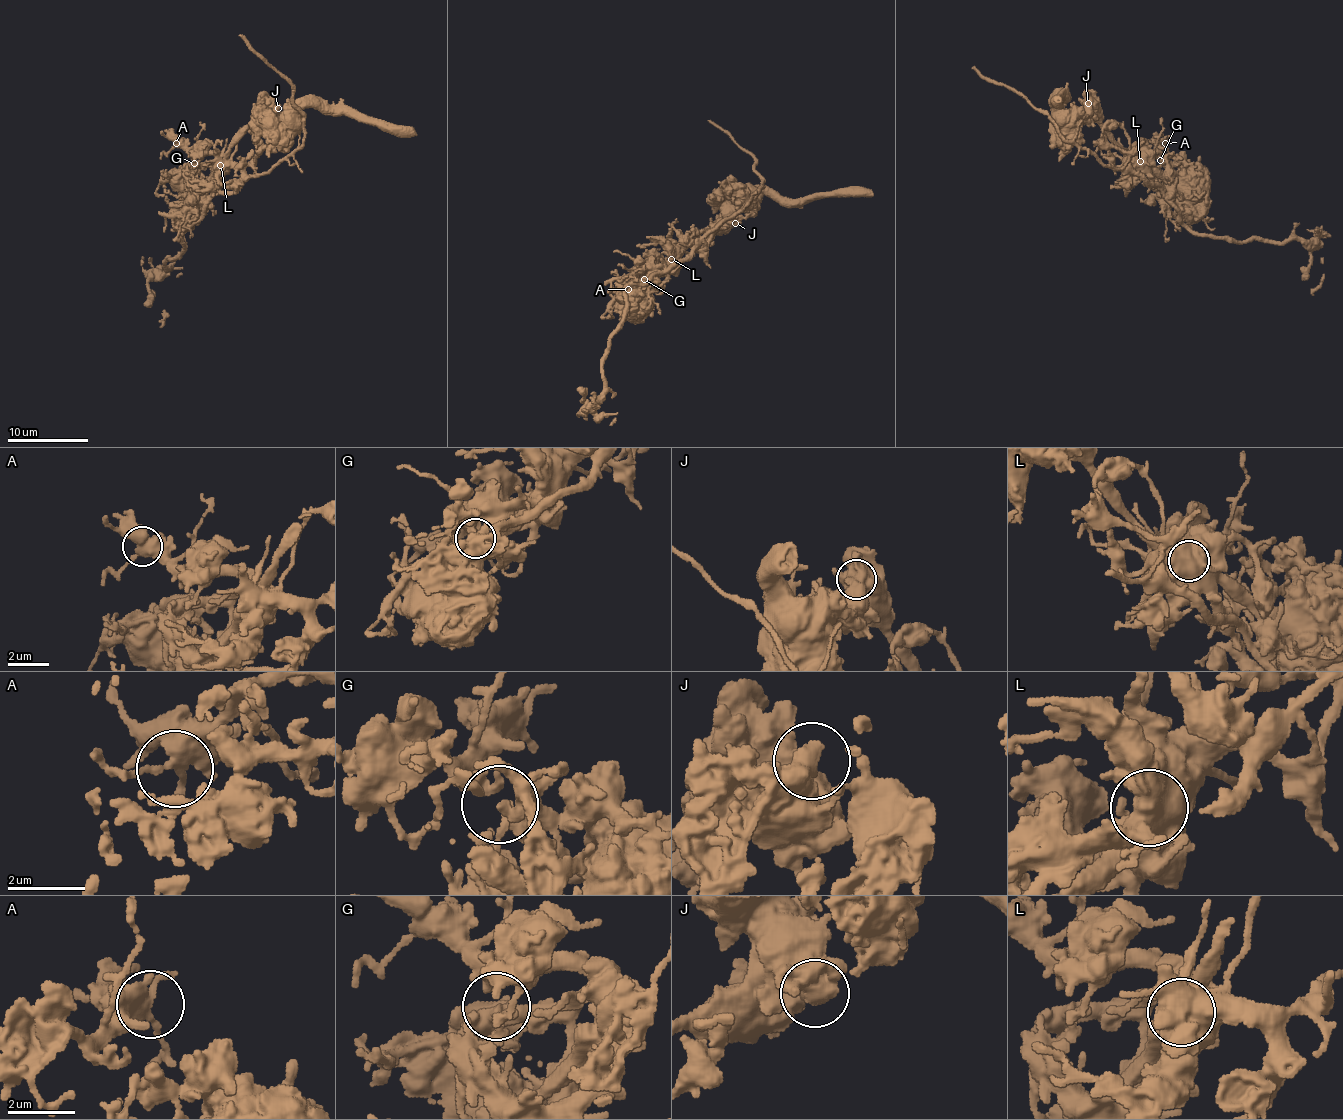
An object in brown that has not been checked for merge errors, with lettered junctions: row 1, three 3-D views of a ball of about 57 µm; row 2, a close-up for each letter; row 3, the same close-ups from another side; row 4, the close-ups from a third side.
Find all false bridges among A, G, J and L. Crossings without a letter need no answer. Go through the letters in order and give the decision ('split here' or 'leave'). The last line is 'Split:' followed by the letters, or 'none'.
A: leave
G: leave
J: leave
L: split here
Split: L

